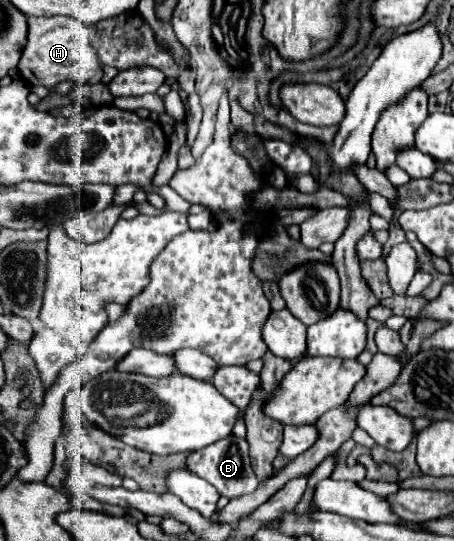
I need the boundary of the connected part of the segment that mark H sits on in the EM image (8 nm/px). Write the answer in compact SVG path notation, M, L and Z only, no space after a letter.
M28 17L28 43L18 65L24 81L30 85L44 85L46 89L62 81L100 83L102 65L88 39L80 37L80 29L86 27L72 17Z

